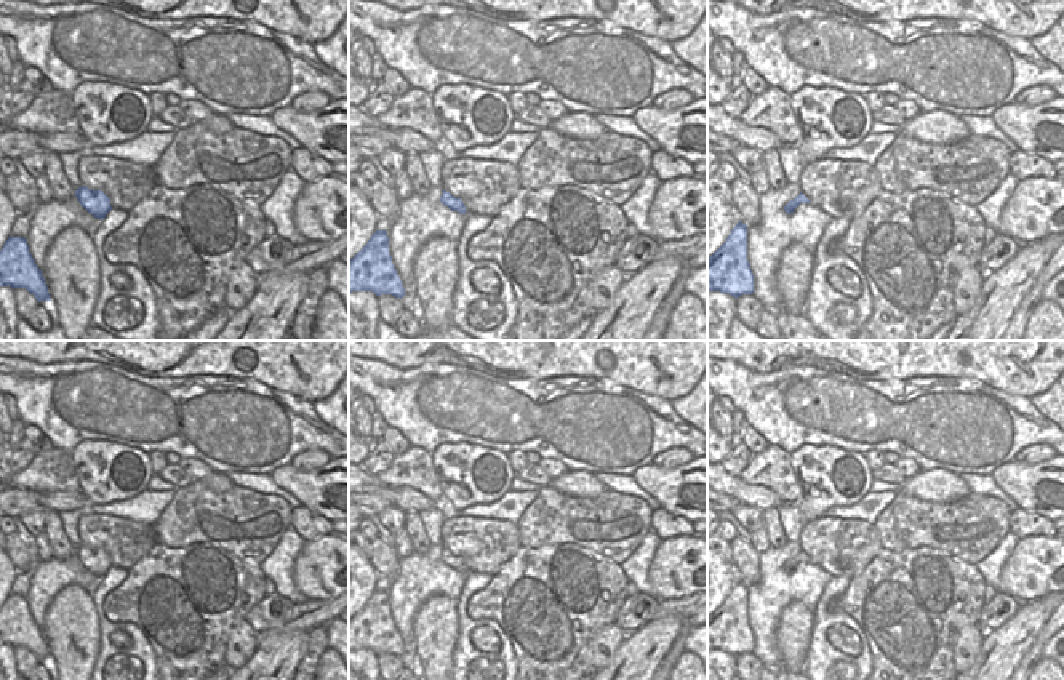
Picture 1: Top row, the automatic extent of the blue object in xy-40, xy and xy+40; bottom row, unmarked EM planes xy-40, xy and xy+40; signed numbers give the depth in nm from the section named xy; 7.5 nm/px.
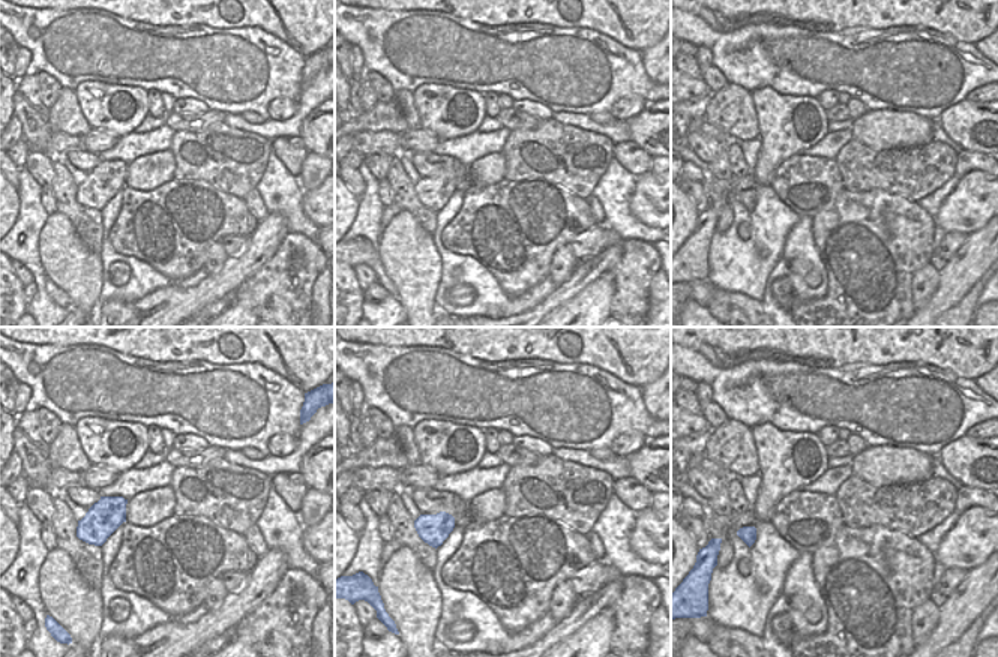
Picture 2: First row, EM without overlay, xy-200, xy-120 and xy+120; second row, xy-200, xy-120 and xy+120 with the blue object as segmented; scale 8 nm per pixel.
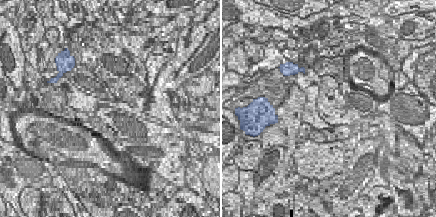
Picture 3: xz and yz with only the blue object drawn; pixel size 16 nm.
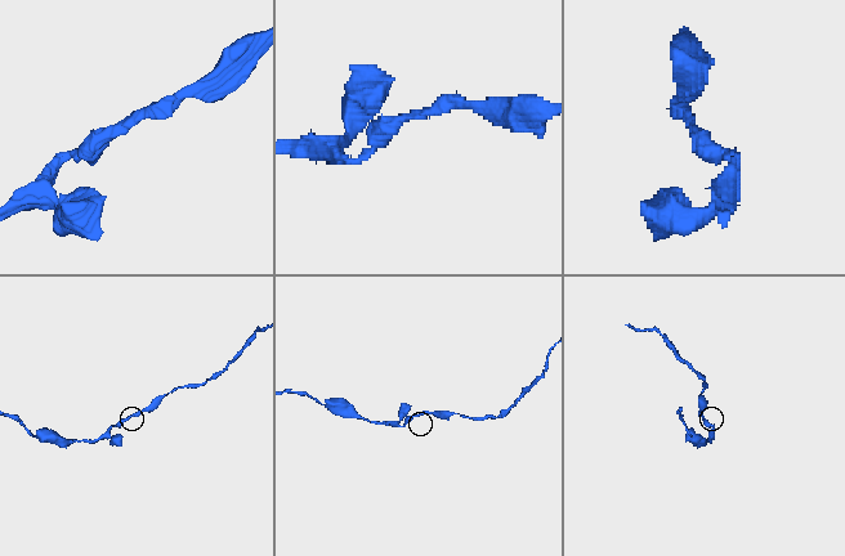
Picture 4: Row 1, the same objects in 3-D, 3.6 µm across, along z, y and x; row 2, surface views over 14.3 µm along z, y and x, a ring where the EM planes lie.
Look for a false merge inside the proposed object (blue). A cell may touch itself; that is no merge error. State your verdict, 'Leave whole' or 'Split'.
Leave whole.

